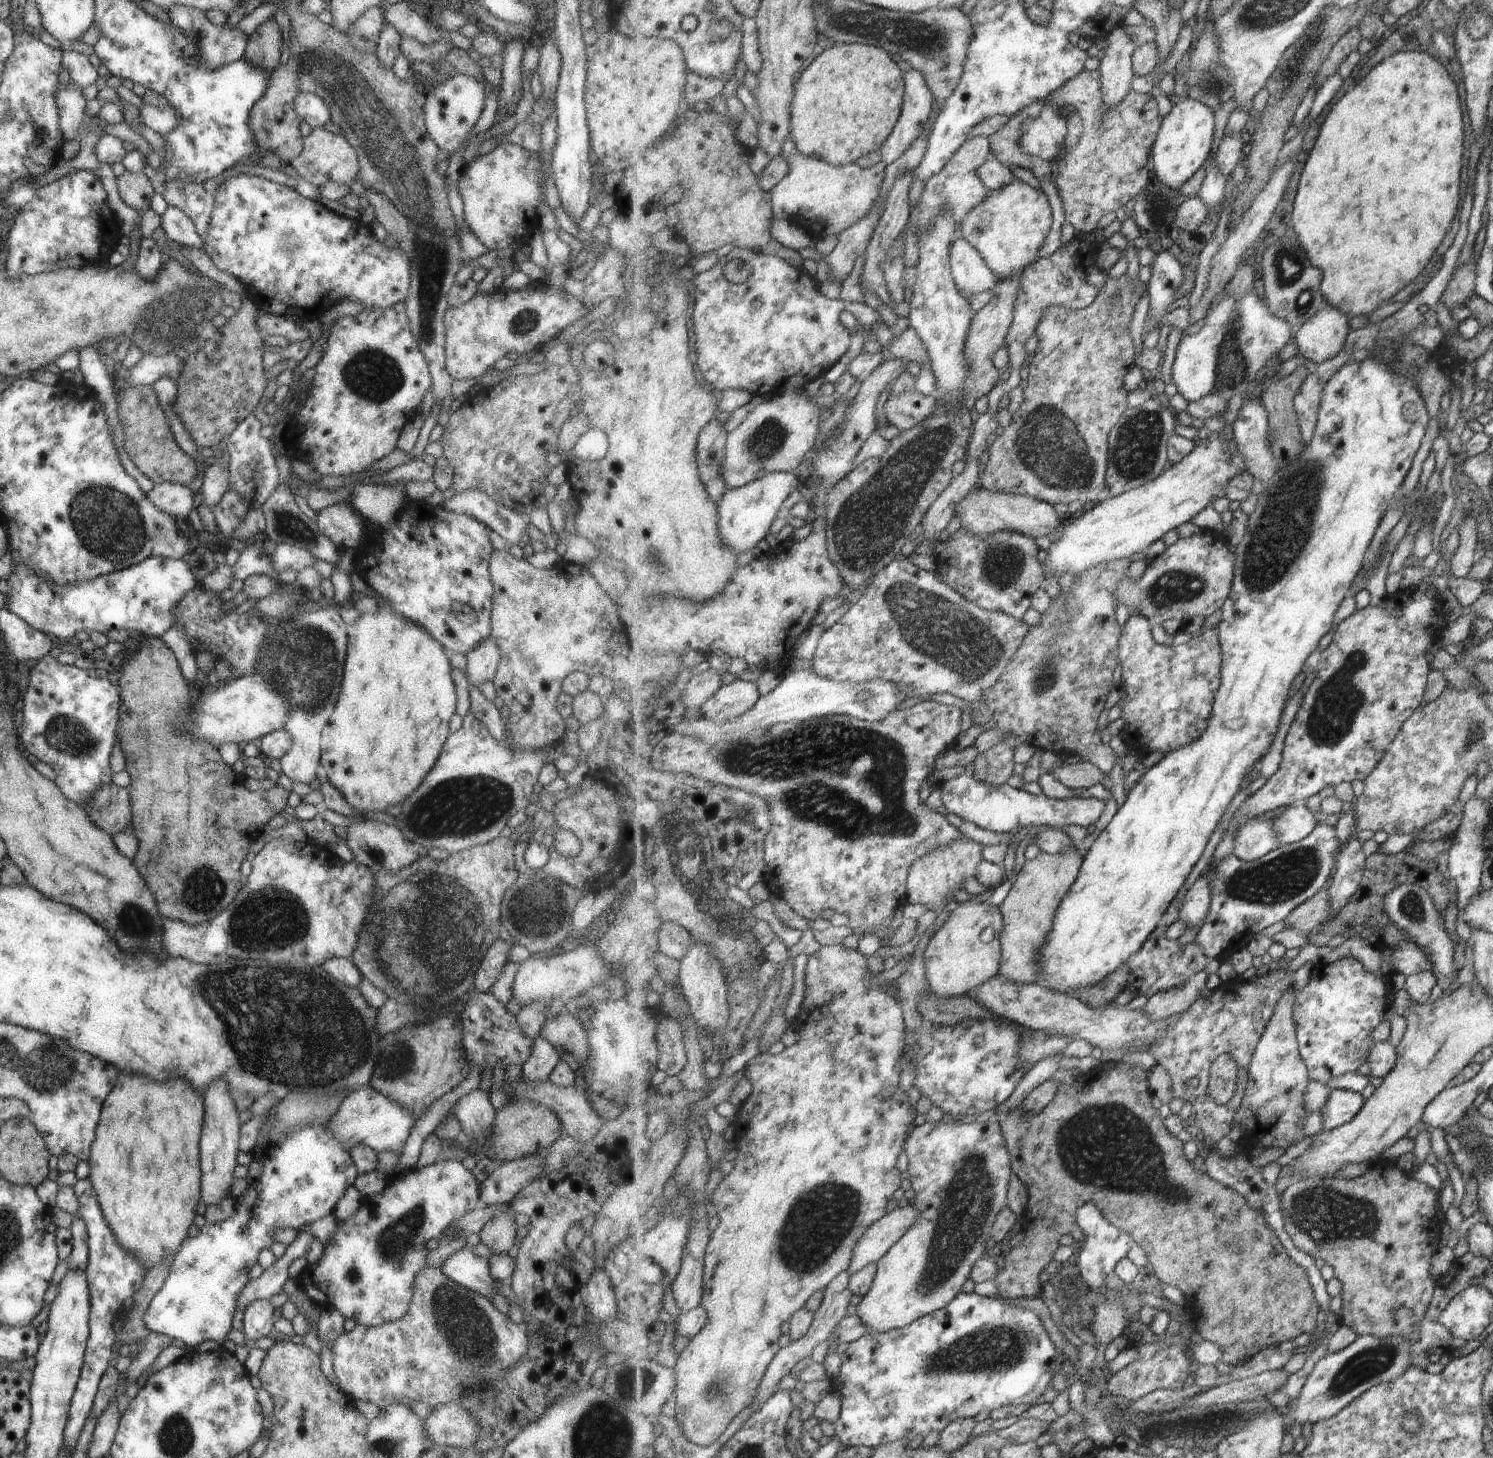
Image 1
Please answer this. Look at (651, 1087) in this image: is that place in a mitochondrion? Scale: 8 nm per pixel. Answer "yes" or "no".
no

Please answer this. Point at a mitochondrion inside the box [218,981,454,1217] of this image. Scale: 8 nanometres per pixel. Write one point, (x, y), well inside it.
(398, 1059)

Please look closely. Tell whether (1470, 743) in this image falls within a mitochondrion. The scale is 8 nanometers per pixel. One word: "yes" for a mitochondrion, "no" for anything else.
yes

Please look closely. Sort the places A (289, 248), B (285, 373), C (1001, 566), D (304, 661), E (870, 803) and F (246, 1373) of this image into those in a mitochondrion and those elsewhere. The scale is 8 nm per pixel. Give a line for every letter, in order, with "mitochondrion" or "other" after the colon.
A: mitochondrion
B: other
C: mitochondrion
D: mitochondrion
E: mitochondrion
F: other

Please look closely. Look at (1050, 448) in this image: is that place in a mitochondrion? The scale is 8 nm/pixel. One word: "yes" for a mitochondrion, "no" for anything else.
yes

